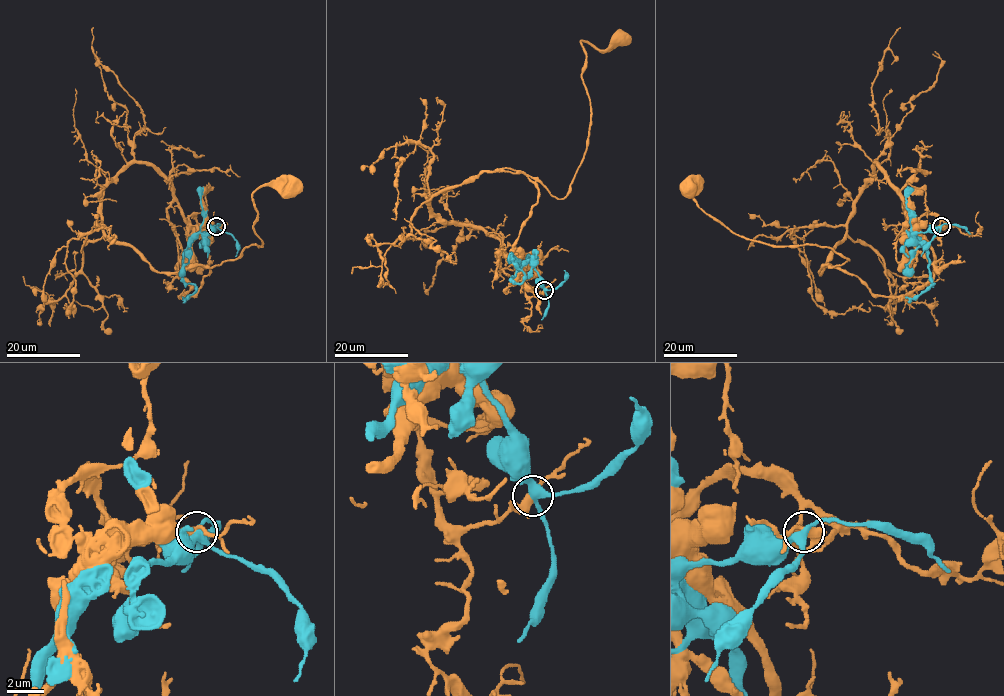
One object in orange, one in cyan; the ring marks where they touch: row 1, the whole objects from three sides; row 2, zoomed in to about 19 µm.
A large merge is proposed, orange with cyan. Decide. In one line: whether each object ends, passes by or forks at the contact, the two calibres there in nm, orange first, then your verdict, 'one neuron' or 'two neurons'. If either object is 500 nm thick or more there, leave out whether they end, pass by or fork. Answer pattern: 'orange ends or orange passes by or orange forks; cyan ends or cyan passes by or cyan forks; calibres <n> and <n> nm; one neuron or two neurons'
orange passes by; cyan forks; calibres 360 and 360 nm; two neurons

